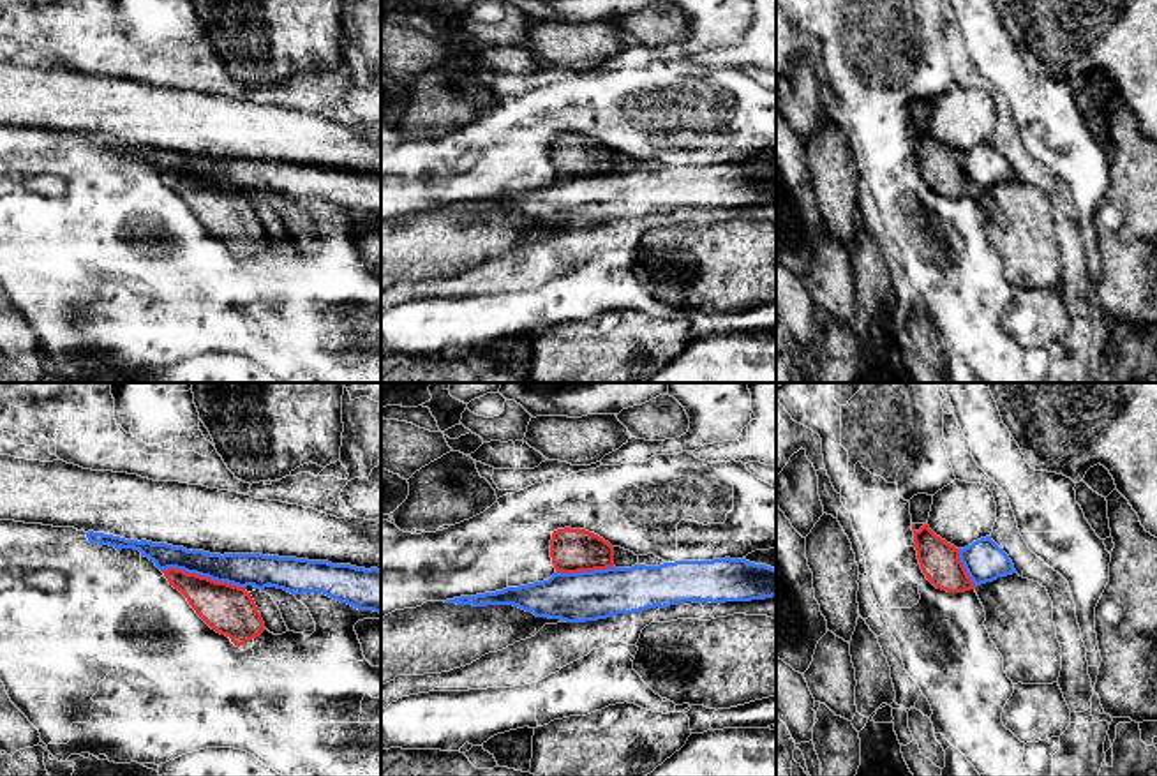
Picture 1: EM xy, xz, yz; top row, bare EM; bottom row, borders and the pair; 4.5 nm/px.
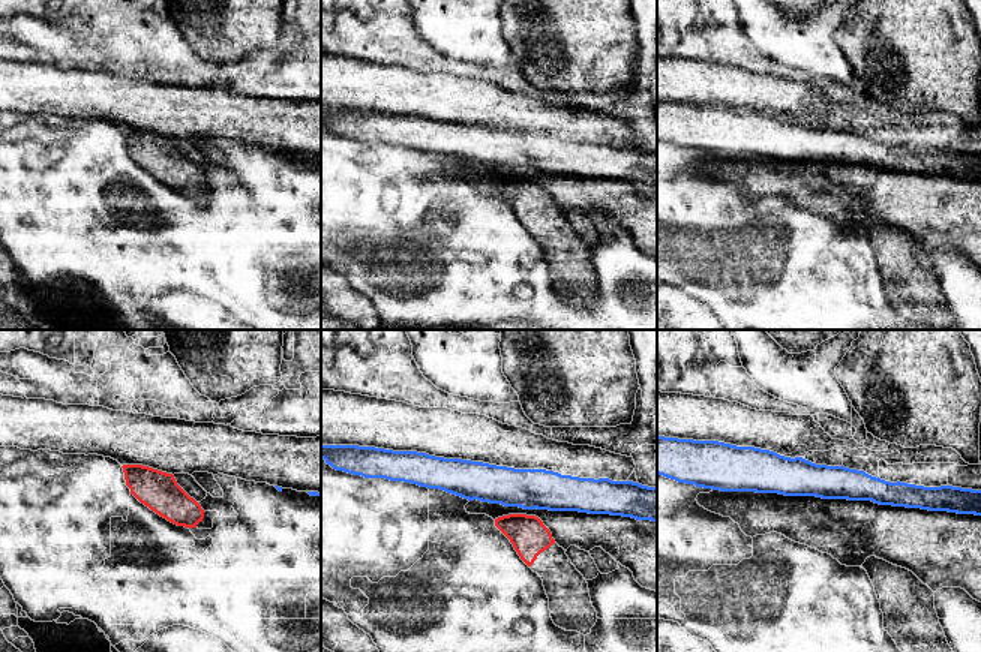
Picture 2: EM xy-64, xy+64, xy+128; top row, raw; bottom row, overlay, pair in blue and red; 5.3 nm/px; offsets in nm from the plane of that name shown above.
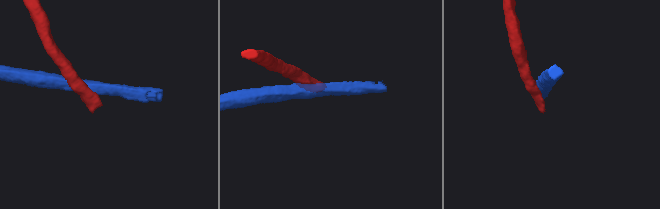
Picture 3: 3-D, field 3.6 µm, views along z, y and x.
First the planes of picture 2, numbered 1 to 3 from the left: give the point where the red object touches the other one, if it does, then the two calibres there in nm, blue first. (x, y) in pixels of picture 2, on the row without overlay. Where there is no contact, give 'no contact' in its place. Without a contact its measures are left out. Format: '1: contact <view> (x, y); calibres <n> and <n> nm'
1: no contact
2: no contact
3: no contact

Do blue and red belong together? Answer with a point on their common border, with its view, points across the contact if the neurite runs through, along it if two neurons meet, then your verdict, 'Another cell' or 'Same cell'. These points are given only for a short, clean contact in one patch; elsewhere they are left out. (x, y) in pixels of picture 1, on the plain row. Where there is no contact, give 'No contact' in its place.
Touches blue at xy (203, 180). Boundary: xy (163, 175), (194, 177), (244, 194). Another cell

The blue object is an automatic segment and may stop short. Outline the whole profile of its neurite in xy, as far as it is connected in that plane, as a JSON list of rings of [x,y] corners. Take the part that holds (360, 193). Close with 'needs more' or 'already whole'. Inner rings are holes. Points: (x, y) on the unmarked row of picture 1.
[[[88,136],[86,143],[90,148],[109,150],[116,155],[139,155],[141,160],[153,166],[160,176],[176,173],[243,194],[254,190],[263,196],[270,190],[295,201],[323,198],[358,215],[374,215],[381,219],[381,175],[377,173],[365,175],[351,169],[263,159],[220,160],[203,155],[187,155],[168,148],[125,145],[93,136]]]; already whole

